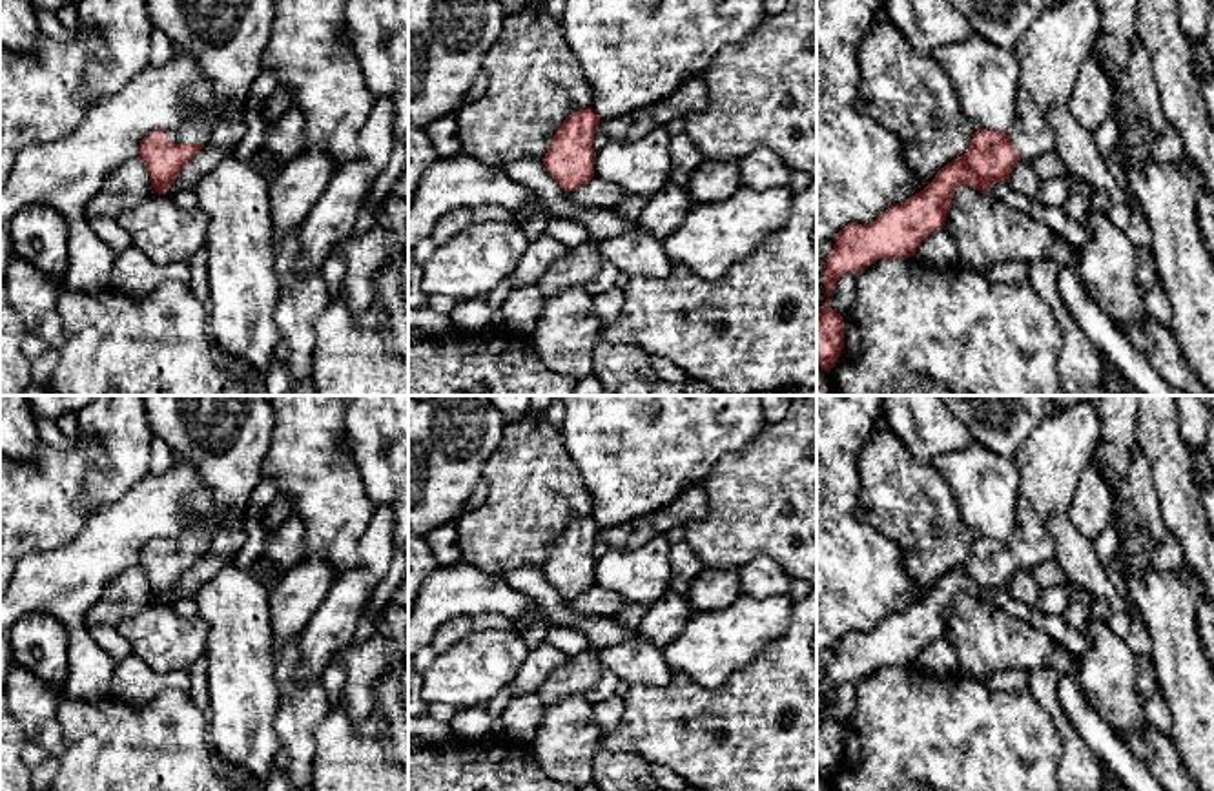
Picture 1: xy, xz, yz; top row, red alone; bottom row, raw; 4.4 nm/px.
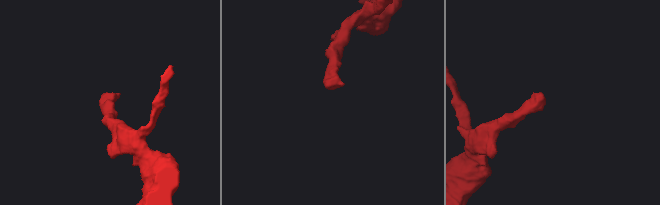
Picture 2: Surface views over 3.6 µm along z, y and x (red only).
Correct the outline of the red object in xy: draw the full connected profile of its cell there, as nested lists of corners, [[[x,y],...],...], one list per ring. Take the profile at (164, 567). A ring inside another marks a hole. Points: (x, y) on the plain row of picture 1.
[[[201,525],[170,539],[155,539],[140,549],[139,567],[148,574],[151,596],[168,601],[180,578],[204,556],[213,530]]]

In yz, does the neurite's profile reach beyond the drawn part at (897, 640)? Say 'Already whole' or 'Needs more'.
Needs more

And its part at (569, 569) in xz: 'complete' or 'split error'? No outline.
complete

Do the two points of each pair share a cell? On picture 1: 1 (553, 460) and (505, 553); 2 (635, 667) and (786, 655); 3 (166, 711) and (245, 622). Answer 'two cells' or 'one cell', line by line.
1: one cell
2: two cells
3: two cells

